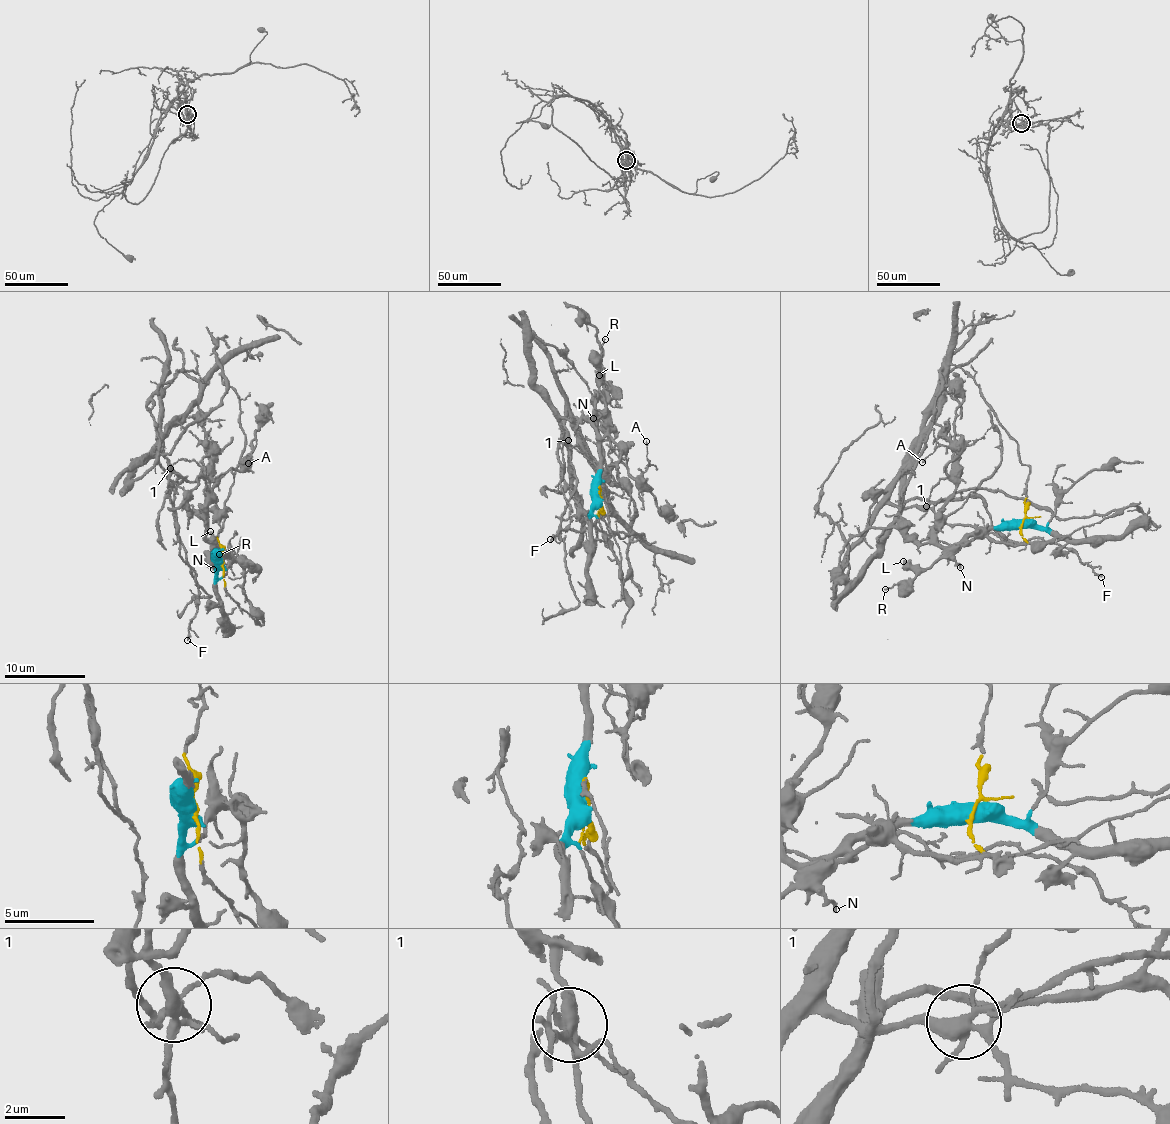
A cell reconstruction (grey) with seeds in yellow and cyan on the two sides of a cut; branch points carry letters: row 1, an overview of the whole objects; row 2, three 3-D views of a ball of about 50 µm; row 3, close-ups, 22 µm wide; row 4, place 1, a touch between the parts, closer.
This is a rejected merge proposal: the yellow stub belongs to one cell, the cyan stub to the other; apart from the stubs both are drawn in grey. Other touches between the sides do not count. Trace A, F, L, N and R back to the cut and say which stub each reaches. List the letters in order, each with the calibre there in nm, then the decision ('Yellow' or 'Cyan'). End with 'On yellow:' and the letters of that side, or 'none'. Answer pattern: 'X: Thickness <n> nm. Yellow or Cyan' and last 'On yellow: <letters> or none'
A: Thickness 150 nm. Cyan
F: Thickness 200 nm. Yellow
L: Thickness 400 nm. Cyan
N: Thickness 160 nm. Cyan
R: Thickness 140 nm. Cyan
On yellow: F

